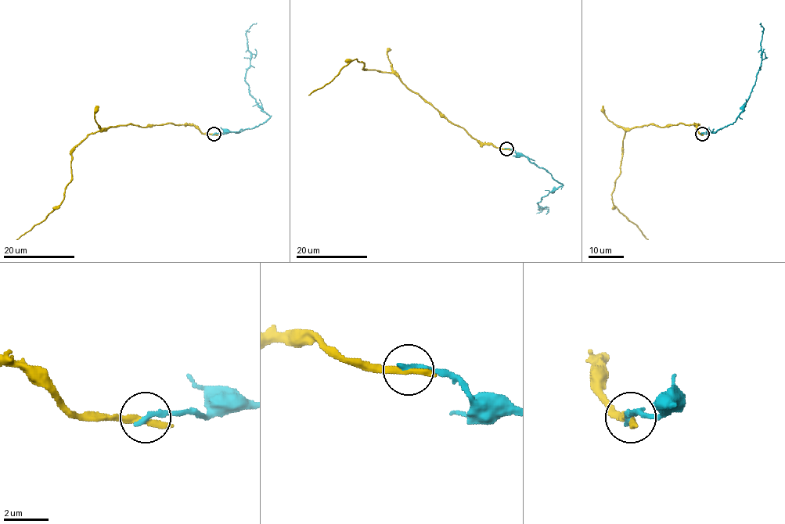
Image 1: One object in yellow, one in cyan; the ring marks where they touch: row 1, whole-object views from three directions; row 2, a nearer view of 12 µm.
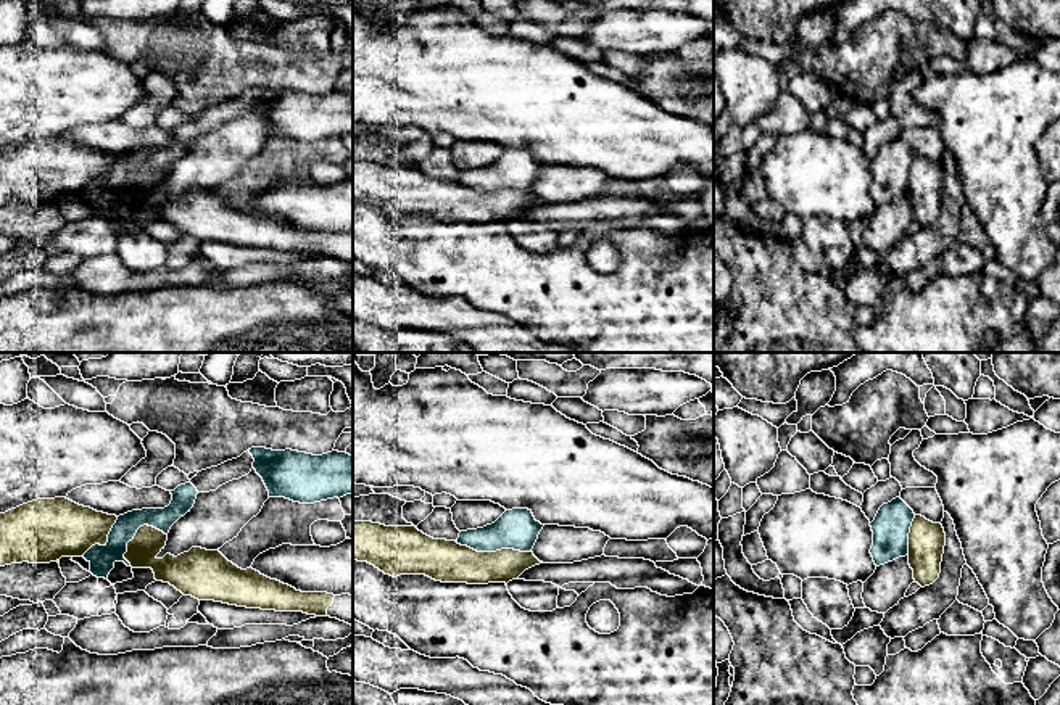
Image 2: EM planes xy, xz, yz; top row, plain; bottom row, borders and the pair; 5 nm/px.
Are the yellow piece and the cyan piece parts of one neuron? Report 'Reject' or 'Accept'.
Reject

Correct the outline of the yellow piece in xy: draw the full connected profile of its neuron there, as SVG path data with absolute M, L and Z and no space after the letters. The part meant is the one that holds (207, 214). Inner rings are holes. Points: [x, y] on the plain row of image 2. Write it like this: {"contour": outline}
{"contour": "M143 164L127 182L124 198L132 208L151 208L156 221L169 222L184 235L214 240L237 246L303 251L330 256L353 266L353 235L327 232L301 232L271 219L251 206L238 208L217 190L192 187L177 196L156 195L164 188L168 174Z"}

